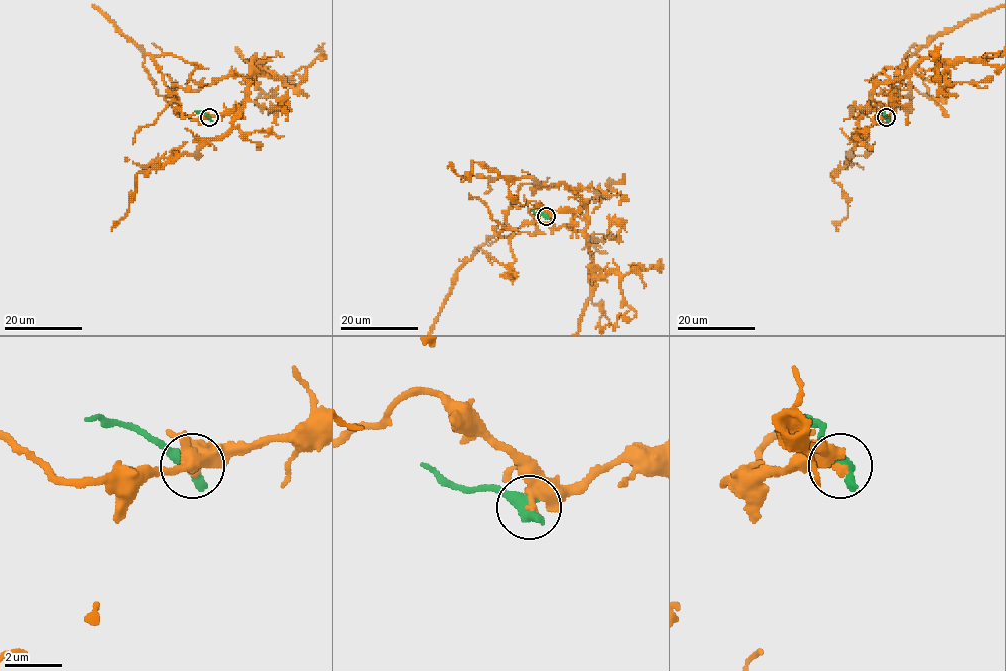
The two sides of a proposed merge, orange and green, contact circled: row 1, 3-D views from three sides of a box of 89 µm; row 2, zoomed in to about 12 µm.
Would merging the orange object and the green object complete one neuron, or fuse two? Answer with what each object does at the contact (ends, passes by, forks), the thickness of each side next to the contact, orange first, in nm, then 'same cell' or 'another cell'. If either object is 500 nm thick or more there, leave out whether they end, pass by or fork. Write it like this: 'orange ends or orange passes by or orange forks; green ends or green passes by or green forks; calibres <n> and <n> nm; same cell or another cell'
calibres 440 and 600 nm; another cell

